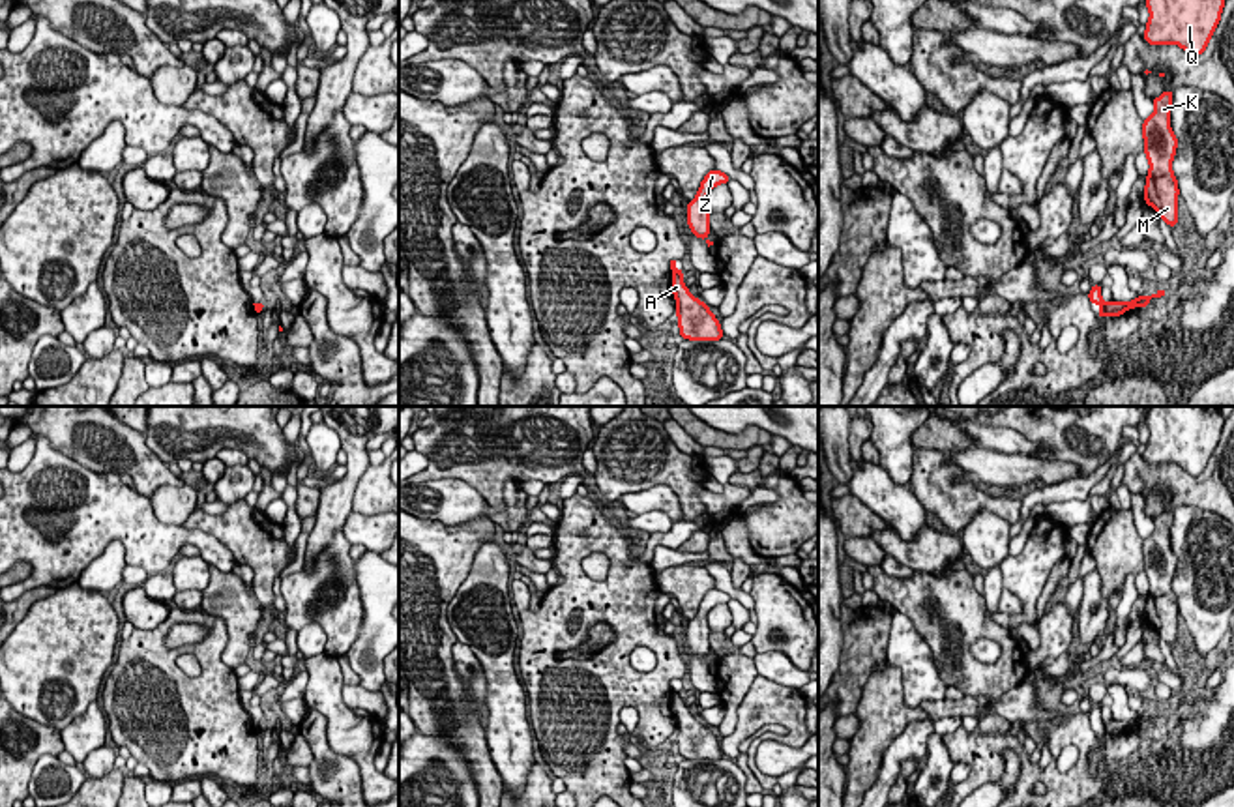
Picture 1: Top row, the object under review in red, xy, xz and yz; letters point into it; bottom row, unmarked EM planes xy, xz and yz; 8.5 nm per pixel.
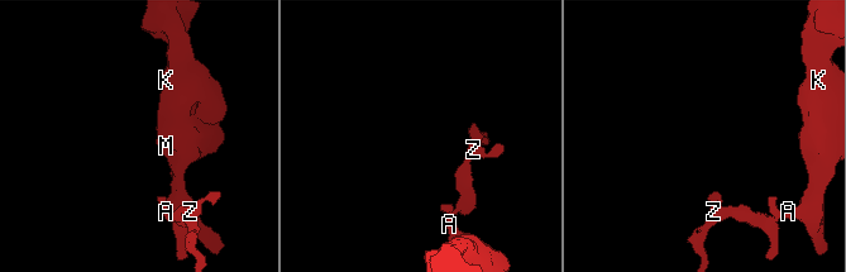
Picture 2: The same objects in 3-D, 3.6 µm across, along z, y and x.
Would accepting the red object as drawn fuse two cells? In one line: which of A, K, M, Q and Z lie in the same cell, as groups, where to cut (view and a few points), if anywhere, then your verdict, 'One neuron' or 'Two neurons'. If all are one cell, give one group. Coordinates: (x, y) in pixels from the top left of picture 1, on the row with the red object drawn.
Groups: A K M Q / Z. Split along yz (1103, 304), (1107, 313). Two neurons

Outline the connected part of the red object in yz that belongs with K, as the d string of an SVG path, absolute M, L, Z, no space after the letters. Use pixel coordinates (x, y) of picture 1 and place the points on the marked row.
M1172 90L1153 101L1153 114L1142 122L1144 154L1150 170L1144 185L1144 202L1168 225L1178 225L1178 180L1172 172L1178 139L1170 129Z

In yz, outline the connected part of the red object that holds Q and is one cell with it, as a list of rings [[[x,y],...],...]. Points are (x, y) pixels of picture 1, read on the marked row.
[[[1146,0],[1146,7],[1146,43],[1174,43],[1189,56],[1198,56],[1221,21],[1225,0]]]

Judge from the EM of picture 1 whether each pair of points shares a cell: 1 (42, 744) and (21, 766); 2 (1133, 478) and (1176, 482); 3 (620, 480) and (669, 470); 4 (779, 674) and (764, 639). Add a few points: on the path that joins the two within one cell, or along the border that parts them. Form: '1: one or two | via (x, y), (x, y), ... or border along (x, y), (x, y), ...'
1: one | via (36, 749), (25, 761)
2: one | via (1145, 478), (1165, 478)
3: one | via (631, 470), (658, 470)
4: two | border along (757, 652), (781, 652), (798, 669)

